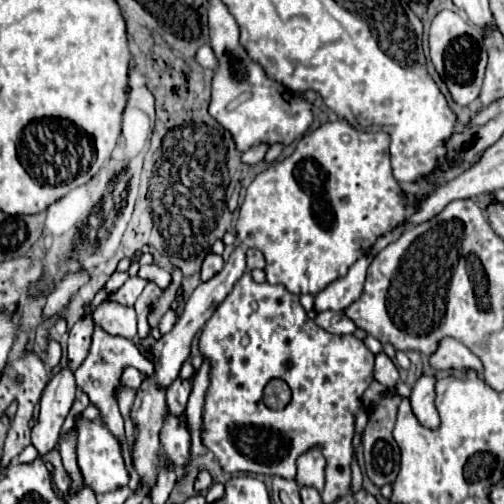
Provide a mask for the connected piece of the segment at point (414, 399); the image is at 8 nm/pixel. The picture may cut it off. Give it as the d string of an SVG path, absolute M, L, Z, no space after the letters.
M421 376L415 382L409 400L411 400L411 408L413 408L413 414L417 416L419 424L429 430L437 430L441 424L441 418L435 408L435 402L433 402L435 400L435 378Z

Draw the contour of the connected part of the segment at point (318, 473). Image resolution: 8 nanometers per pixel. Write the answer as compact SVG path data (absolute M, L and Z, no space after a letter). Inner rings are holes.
M319 446L309 448L297 458L297 476L295 476L297 484L309 484L321 492L325 486L325 466L327 462L321 448Z

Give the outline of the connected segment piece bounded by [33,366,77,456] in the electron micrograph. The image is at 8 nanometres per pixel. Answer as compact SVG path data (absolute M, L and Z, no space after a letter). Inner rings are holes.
M71 368L59 370L47 384L41 410L33 426L33 446L39 450L41 456L57 450L61 444L61 426L69 416L69 410L75 402L77 386Z

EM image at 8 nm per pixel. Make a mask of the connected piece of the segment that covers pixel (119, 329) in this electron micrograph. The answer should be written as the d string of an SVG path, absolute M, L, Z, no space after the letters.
M103 302L93 312L95 324L105 328L109 334L133 338L137 334L137 316L133 308L121 306L117 302Z

